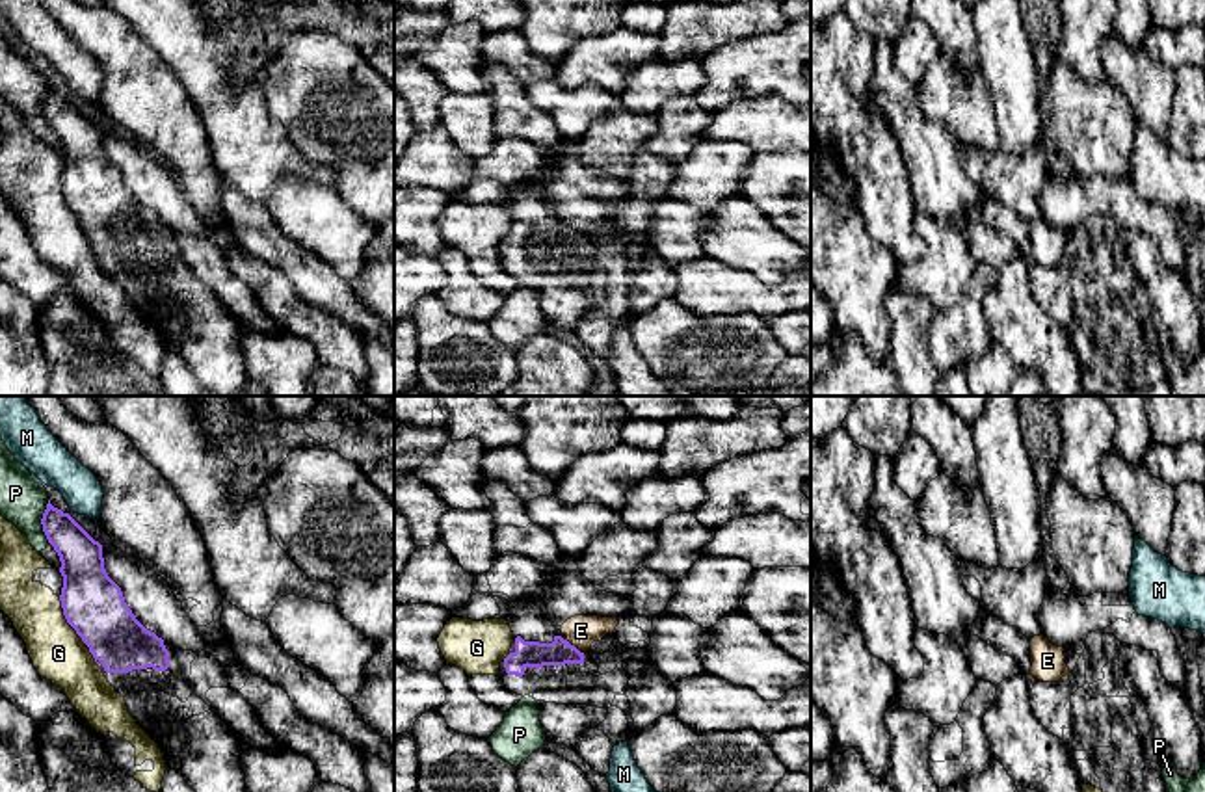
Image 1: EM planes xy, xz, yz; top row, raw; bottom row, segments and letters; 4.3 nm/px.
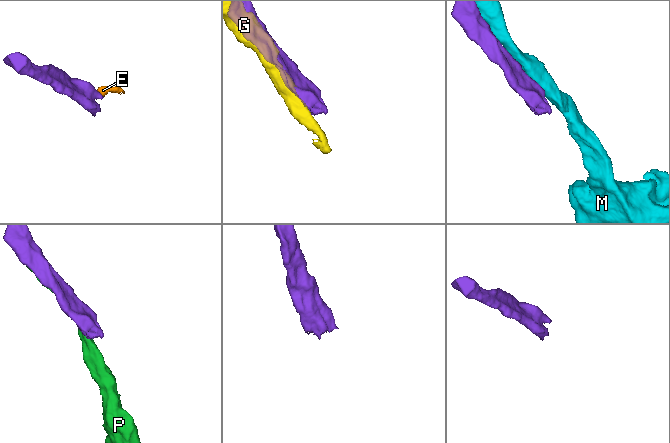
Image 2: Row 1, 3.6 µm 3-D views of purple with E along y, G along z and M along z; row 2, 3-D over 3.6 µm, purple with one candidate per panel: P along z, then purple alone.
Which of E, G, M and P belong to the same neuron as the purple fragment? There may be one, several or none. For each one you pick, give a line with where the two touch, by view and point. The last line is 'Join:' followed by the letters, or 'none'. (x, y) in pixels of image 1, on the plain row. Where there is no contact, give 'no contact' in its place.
Join: none

